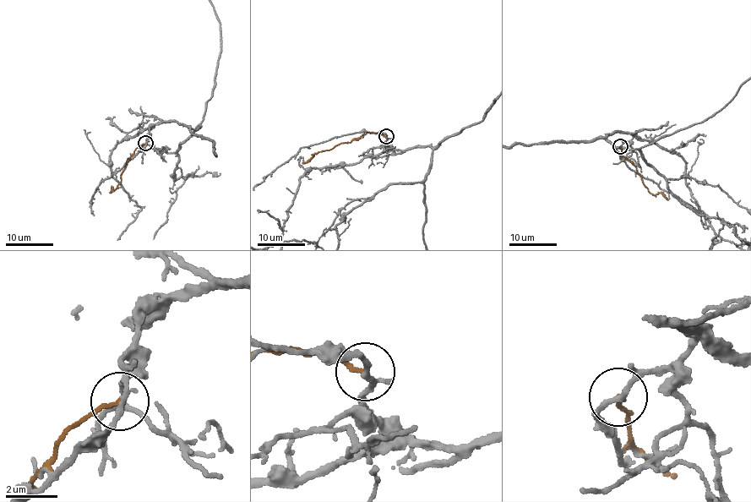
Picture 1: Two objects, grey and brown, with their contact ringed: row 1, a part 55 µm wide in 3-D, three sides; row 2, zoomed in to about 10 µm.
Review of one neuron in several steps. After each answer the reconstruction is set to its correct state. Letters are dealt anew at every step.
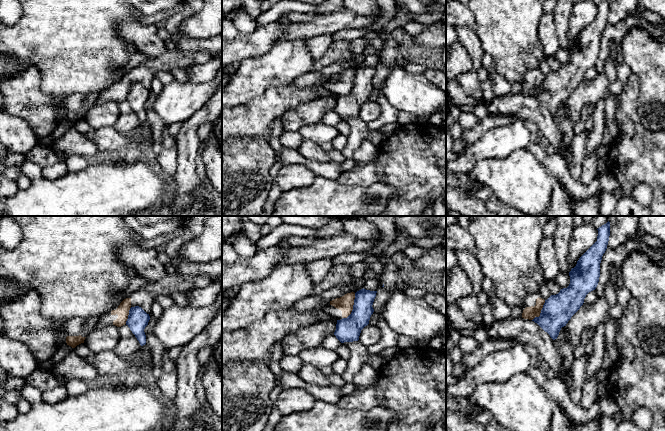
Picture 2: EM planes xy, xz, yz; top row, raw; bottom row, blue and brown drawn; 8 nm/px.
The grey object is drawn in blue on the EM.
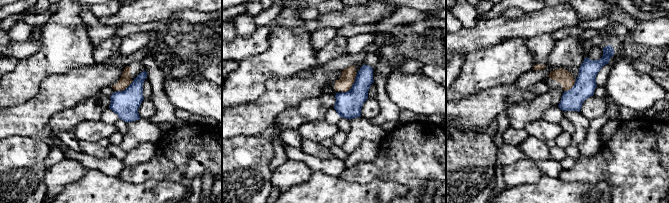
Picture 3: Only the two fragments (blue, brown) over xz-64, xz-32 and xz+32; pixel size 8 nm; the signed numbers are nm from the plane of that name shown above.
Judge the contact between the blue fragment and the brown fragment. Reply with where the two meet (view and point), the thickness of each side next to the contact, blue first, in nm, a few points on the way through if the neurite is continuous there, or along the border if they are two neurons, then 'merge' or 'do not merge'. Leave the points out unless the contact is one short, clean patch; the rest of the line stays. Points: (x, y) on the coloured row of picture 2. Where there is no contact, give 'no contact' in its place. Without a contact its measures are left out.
xz (353, 307) | 190/130 nm | along xz (355, 293), (352, 311), (343, 318) | do not merge

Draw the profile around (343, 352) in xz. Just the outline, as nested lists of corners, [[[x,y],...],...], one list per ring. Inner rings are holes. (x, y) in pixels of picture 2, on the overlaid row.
[[[341,343],[337,349],[336,349],[336,352],[339,356],[339,358],[342,358],[344,360],[349,360],[350,358],[350,350],[343,344]]]

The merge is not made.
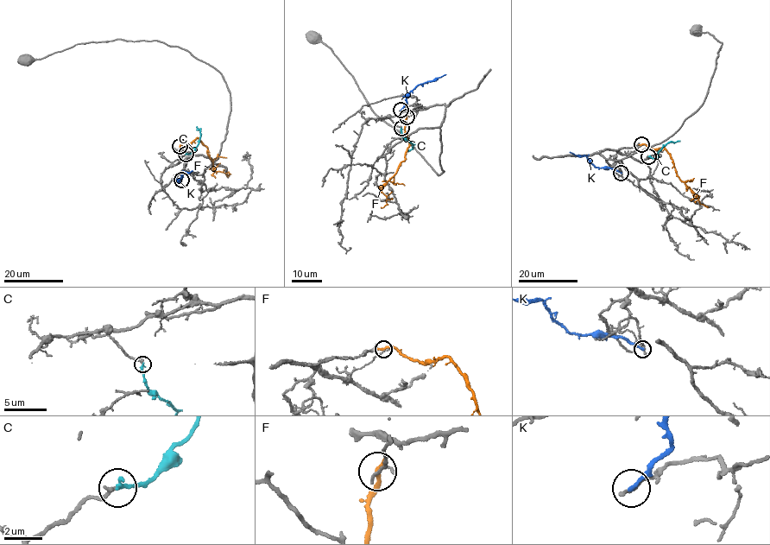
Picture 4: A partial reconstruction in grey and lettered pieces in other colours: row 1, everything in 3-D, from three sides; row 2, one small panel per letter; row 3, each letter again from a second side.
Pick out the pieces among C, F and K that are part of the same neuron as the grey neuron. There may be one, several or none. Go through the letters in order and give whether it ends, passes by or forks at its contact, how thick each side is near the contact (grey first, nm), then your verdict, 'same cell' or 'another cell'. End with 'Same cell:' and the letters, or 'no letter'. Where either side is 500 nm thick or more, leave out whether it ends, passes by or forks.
C: it ends | 220/240 nm | same cell
F: it ends | 150/280 nm | another cell
K: it ends | 190/220 nm | another cell
Same cell: C

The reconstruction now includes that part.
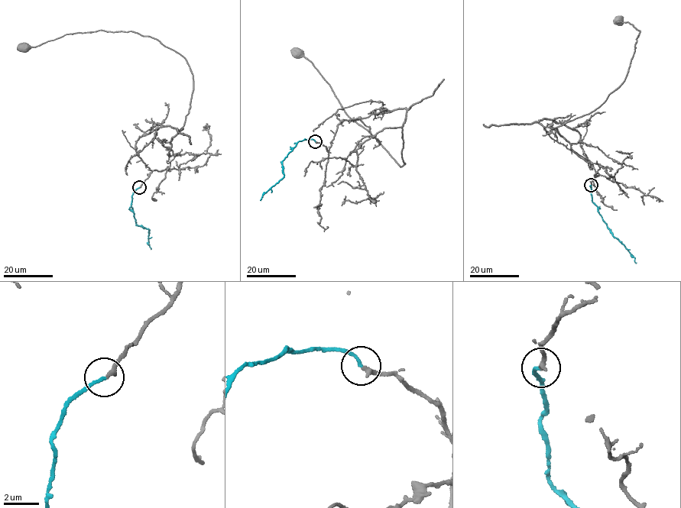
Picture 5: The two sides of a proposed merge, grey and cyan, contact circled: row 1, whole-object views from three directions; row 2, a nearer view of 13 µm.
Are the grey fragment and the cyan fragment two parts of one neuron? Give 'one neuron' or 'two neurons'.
one neuron

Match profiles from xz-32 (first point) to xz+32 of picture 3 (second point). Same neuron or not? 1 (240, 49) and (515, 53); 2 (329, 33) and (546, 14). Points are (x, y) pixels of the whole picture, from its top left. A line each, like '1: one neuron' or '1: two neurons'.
1: two neurons
2: two neurons

